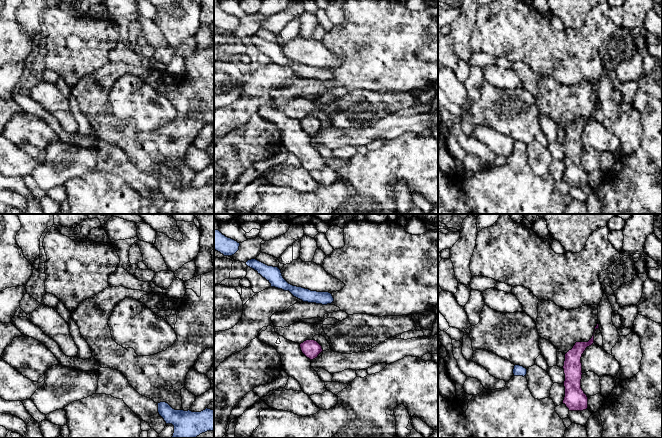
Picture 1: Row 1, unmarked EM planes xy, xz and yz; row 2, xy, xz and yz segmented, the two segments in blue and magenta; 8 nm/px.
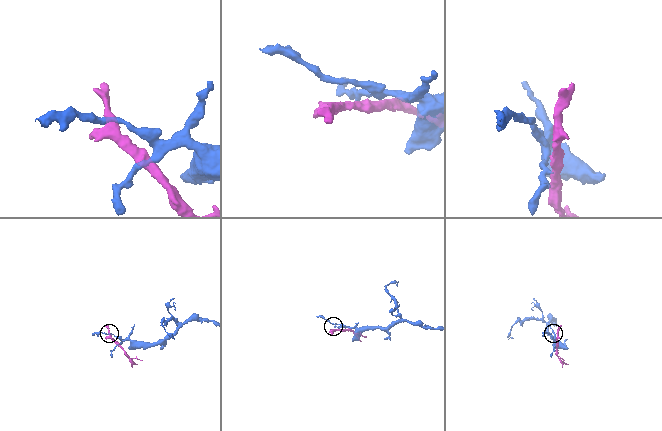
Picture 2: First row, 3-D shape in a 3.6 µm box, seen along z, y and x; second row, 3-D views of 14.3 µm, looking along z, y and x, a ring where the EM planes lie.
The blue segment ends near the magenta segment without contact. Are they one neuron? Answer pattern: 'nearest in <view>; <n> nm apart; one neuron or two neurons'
nearest in xz; 300 nm apart; two neurons

